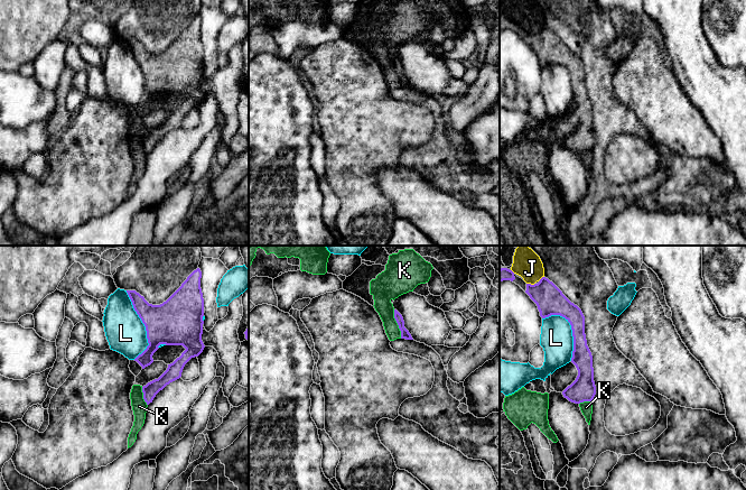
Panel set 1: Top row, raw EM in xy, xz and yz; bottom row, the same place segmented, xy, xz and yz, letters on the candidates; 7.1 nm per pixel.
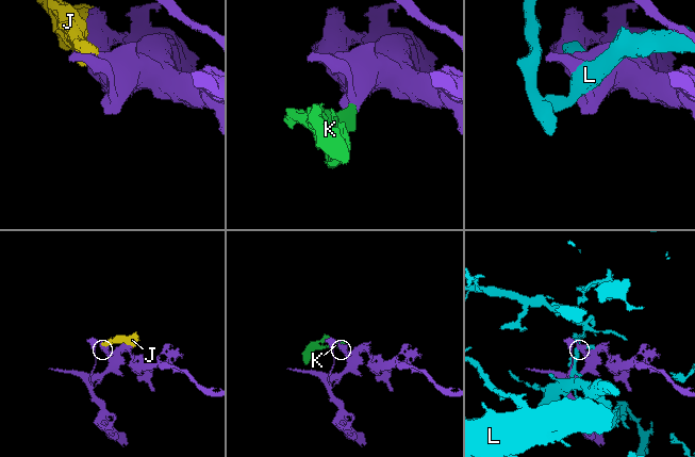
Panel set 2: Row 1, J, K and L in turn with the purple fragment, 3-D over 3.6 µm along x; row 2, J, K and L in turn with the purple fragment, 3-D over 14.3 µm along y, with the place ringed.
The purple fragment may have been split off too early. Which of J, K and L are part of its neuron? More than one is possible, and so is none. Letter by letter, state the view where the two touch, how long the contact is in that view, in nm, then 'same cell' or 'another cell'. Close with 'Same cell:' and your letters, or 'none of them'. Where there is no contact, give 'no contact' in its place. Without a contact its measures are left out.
J: meets purple in yz; contact 60 nm long; another cell
K: meets purple in xz; contact 220 nm long; another cell
L: meets purple in xy; contact 500 nm long; another cell
Same cell: none of them

